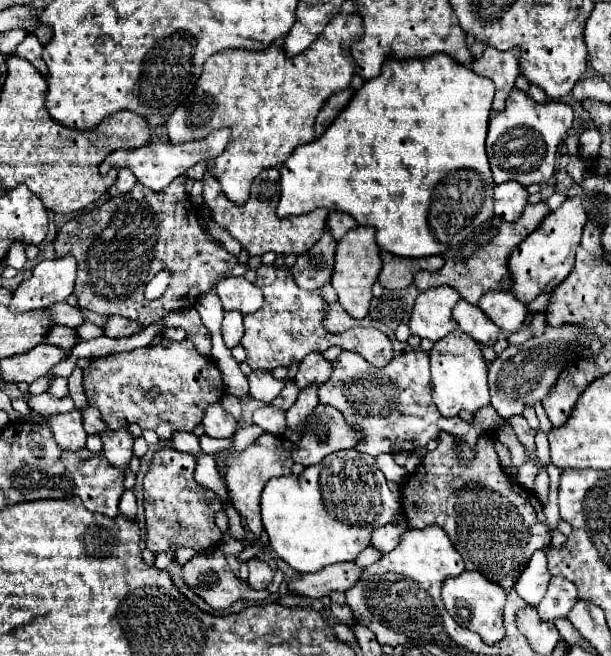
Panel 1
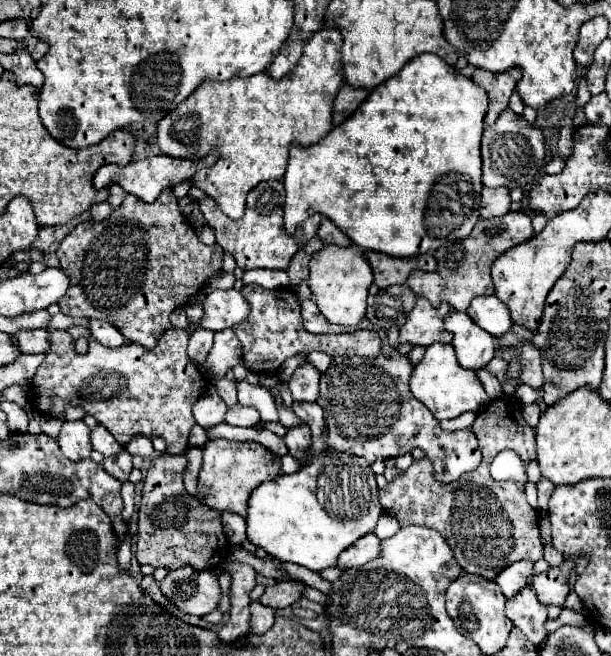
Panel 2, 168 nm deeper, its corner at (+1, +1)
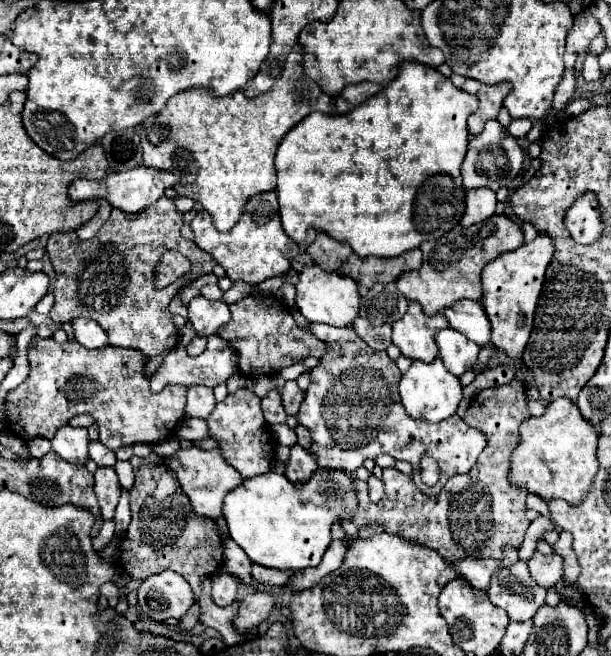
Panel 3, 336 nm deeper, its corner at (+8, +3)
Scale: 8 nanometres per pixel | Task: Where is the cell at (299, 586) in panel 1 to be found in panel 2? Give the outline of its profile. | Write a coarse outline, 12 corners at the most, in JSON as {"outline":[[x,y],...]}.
{"outline":[[275,582],[259,602],[273,610],[291,606],[303,596],[301,582]]}

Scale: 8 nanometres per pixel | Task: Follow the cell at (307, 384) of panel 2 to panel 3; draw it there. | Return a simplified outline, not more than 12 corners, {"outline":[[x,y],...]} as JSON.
{"outline":[[288,380],[280,390],[290,416],[296,416],[304,402],[304,390],[296,380]]}

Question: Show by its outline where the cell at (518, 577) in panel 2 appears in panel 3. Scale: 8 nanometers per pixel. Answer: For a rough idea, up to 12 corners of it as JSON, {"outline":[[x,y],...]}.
{"outline":[[500,560],[452,562],[458,576],[488,590]]}

